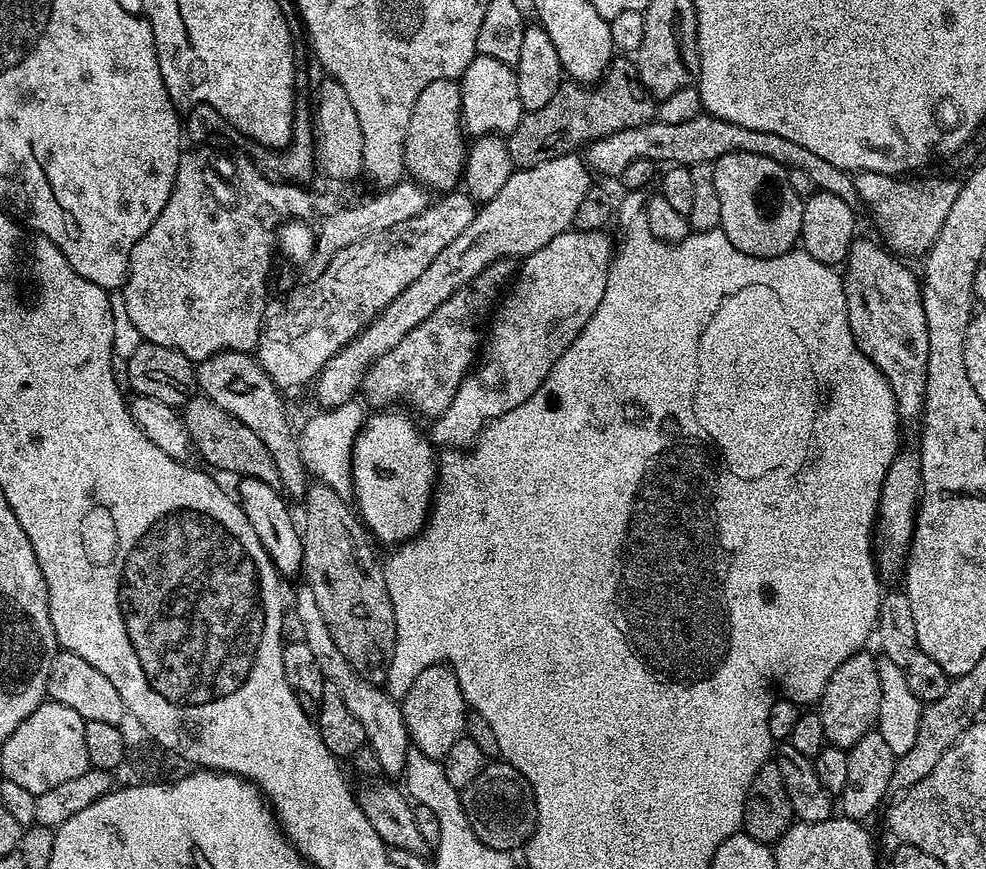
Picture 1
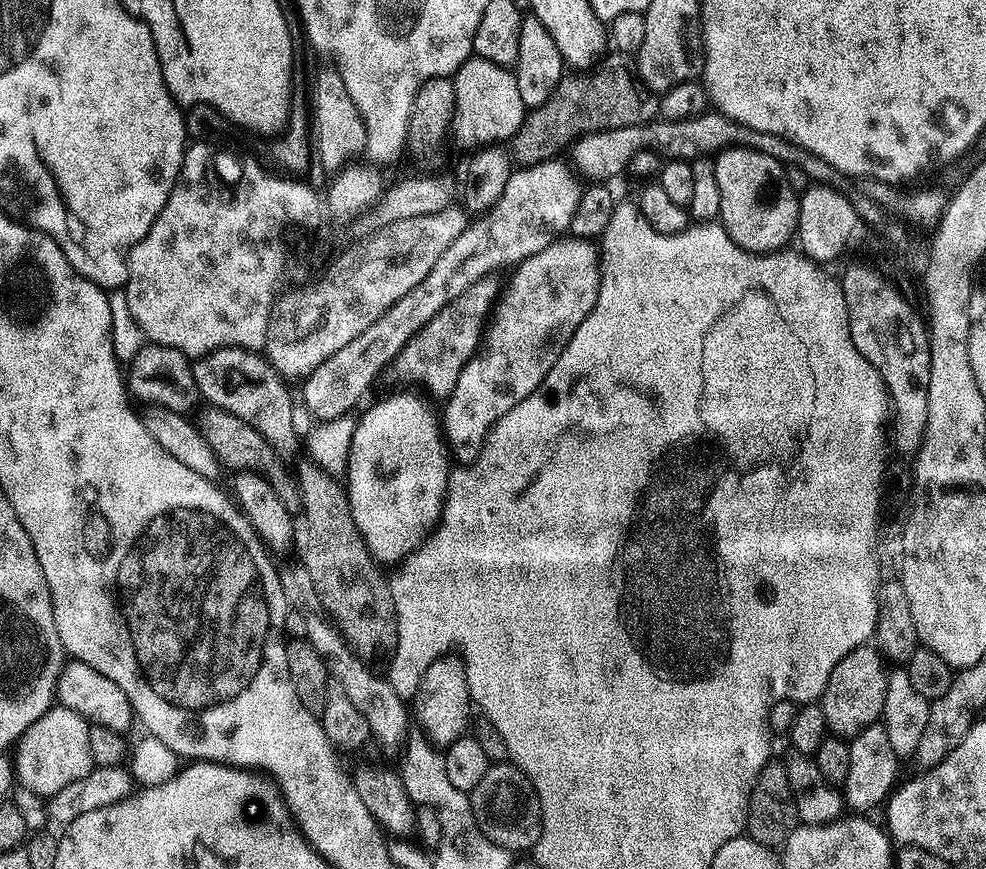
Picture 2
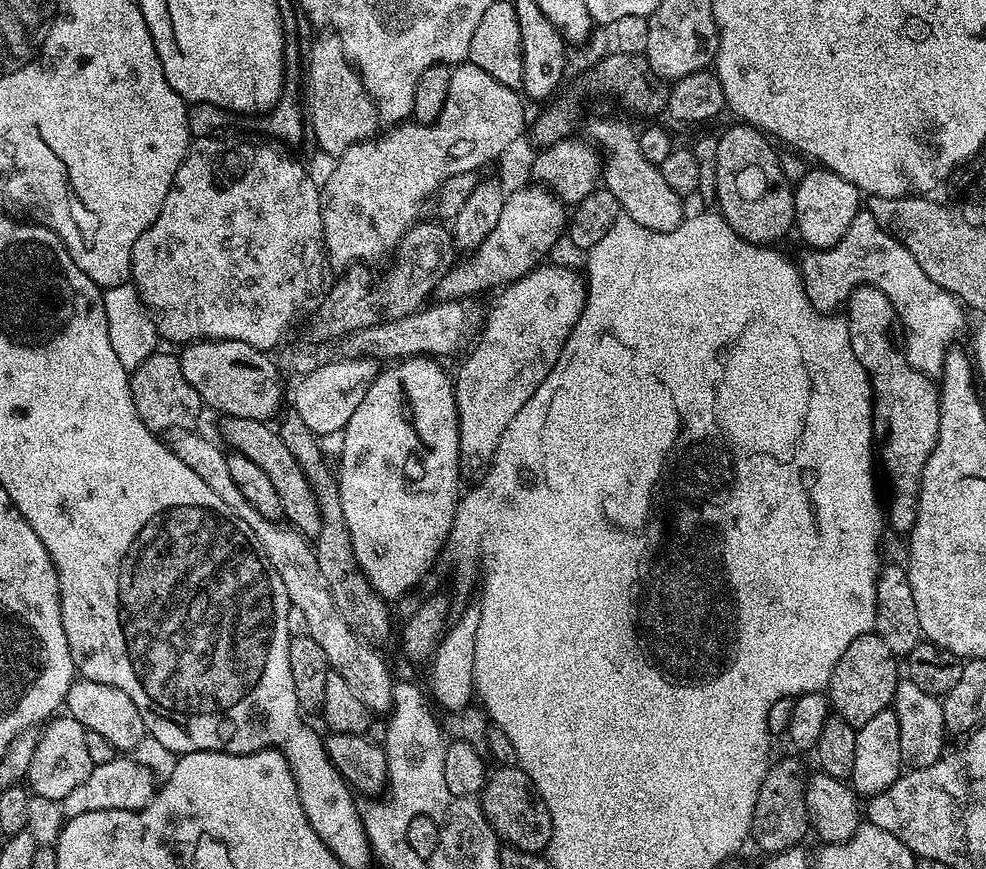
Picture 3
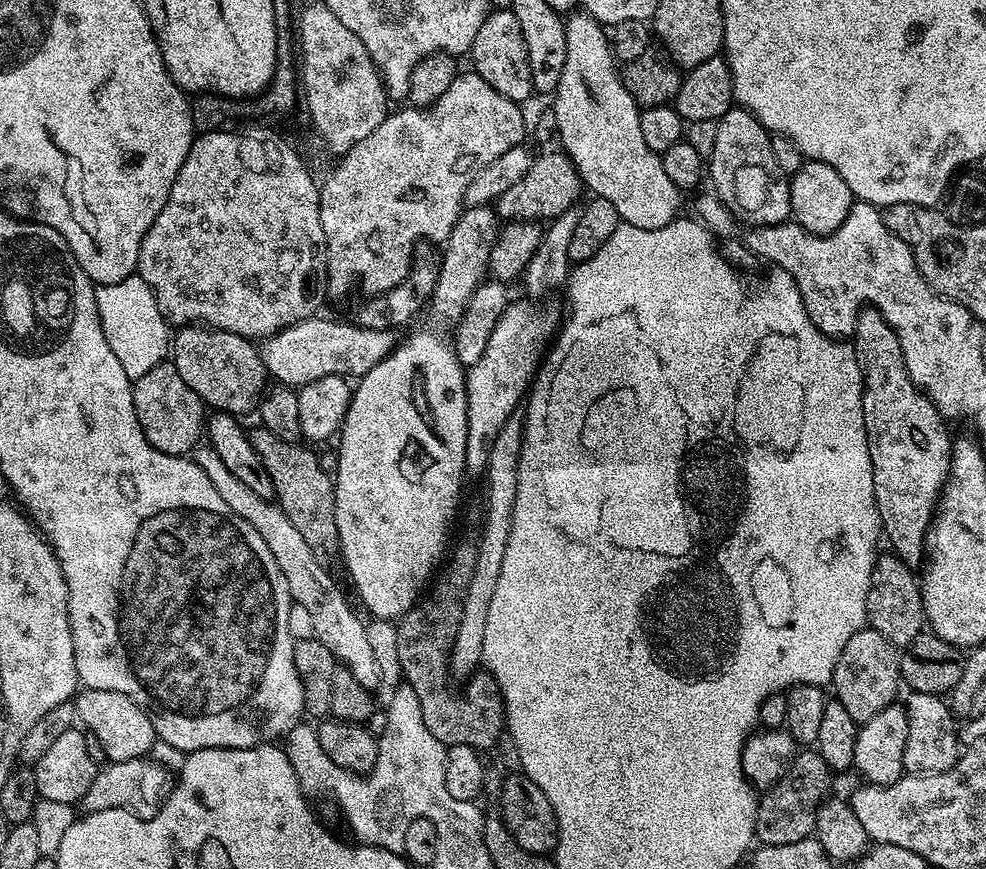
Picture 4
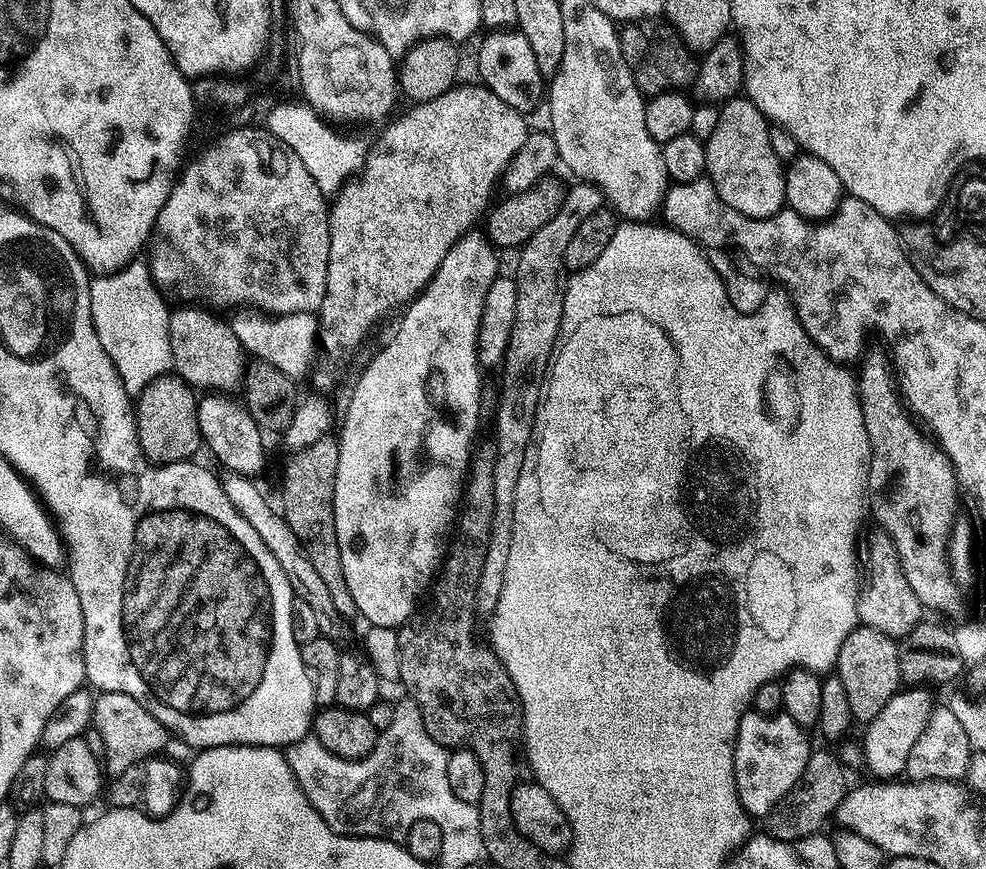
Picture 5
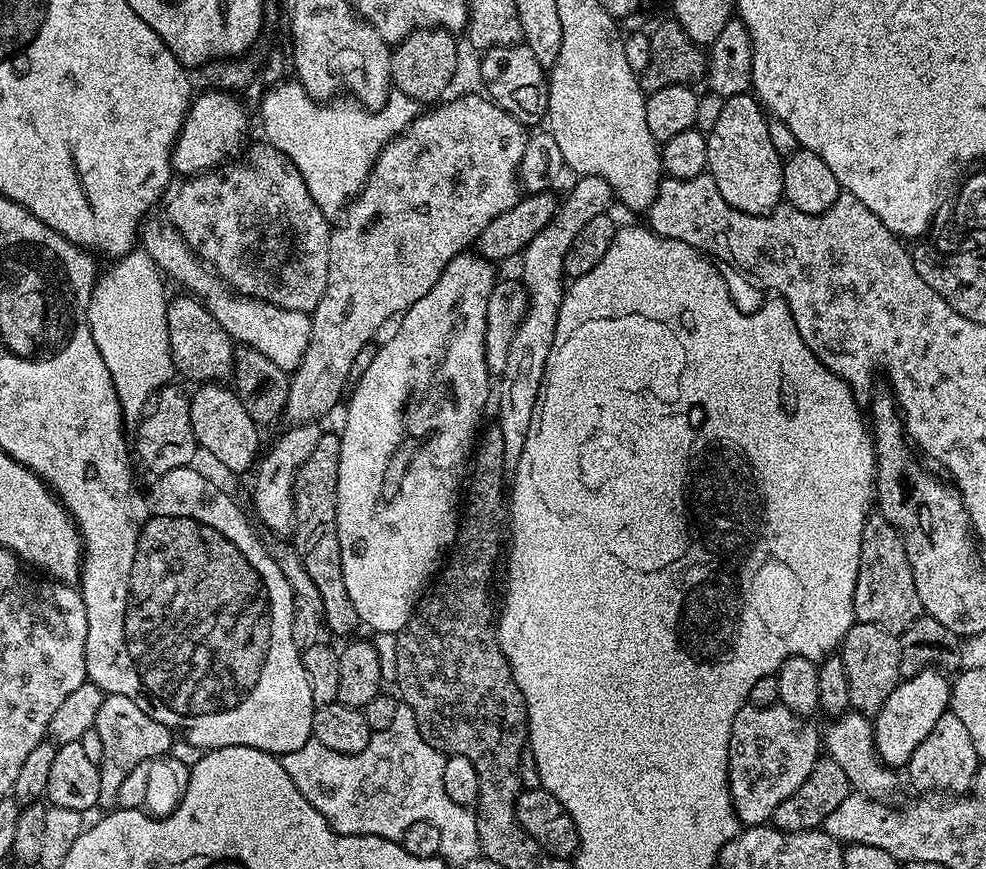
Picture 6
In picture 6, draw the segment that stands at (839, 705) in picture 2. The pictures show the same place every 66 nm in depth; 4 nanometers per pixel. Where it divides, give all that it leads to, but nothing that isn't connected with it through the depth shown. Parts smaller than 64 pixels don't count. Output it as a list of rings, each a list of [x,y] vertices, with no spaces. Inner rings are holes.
[[[855,623],[840,643],[838,654],[842,658],[842,666],[846,666],[846,683],[850,685],[851,711],[874,718],[882,706],[886,706],[886,698],[894,694],[902,679],[900,674],[900,637],[895,632],[887,632],[882,626]]]

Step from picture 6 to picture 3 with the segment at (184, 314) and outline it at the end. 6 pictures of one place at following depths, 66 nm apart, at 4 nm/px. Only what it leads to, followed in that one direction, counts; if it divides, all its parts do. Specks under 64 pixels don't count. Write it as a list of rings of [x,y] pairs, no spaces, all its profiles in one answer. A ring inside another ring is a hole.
[[[194,340],[183,345],[178,355],[186,382],[198,391],[200,401],[207,409],[210,407],[223,416],[262,422],[279,415],[282,380],[269,353],[237,340]]]

